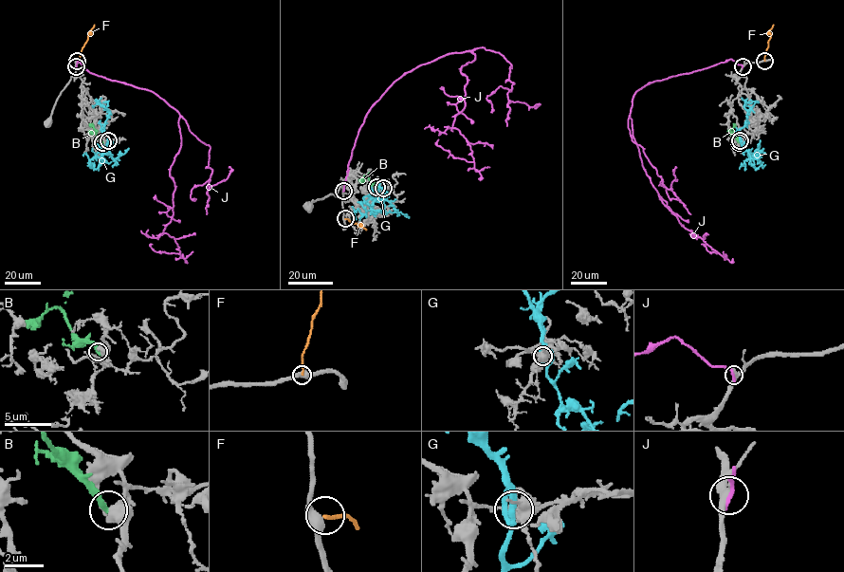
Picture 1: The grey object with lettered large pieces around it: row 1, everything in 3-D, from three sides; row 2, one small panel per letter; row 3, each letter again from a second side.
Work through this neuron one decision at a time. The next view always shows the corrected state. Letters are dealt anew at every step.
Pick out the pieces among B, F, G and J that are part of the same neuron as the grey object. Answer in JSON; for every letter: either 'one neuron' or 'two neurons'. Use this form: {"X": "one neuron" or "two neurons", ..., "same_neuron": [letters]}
{"B": "two neurons", "F": "two neurons", "G": "two neurons", "J": "two neurons", "same_neuron": []}

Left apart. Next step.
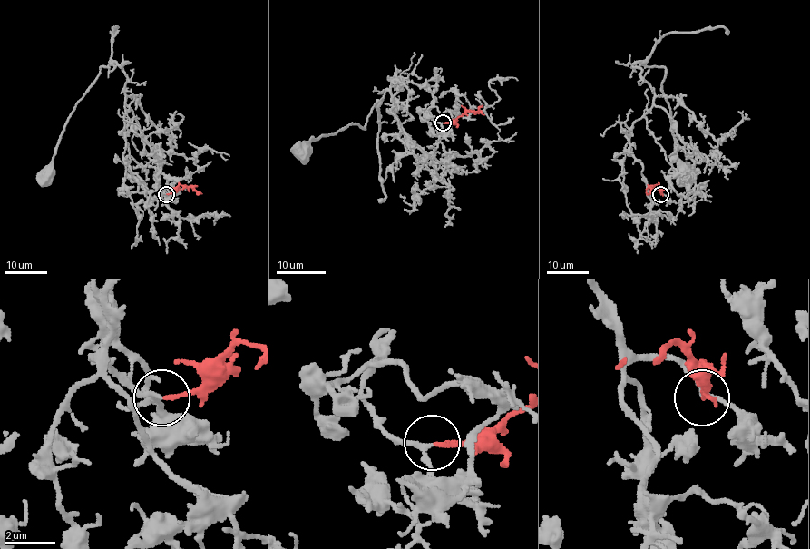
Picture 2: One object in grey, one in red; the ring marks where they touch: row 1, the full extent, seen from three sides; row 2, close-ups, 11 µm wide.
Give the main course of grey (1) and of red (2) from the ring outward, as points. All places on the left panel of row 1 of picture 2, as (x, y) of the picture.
1: (167, 194), (154, 187), (161, 163), (123, 118), (126, 77), (116, 62), (99, 68), (44, 174)
2: (167, 194), (180, 185), (190, 187), (199, 194), (200, 192)

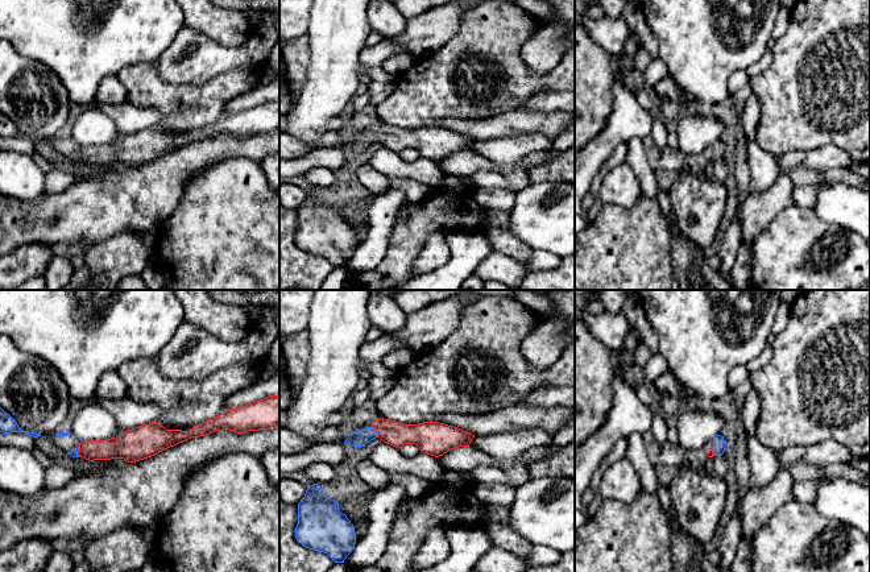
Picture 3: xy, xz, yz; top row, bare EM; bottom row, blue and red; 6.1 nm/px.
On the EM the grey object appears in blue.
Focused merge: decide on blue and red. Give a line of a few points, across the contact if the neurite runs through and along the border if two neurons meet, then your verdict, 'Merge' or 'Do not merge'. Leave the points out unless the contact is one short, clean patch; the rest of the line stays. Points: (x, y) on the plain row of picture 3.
Line: xz (359, 142), (377, 136), (397, 139). Merge

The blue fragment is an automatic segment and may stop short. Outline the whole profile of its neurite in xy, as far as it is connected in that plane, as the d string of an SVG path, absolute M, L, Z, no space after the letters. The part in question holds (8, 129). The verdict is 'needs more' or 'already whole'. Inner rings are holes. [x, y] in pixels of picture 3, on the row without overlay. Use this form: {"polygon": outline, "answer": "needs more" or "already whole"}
{"polygon": "M0 112L0 137L3 137L3 138L11 138L11 137L18 137L18 136L20 137L25 137L25 138L28 138L28 140L30 140L33 142L41 141L40 138L36 138L36 137L22 136L18 132L17 127Z", "answer": "already whole"}

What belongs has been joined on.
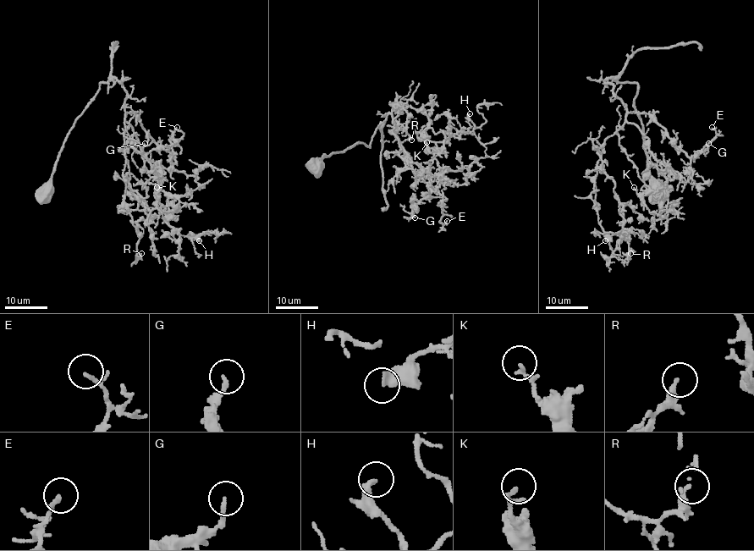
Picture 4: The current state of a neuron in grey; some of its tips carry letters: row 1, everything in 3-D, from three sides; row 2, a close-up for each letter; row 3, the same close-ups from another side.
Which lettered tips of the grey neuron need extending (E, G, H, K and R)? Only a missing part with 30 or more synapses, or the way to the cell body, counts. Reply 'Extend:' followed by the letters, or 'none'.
Extend: none

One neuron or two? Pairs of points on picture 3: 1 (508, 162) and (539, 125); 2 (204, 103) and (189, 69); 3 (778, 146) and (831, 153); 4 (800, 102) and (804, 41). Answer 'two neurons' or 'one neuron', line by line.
1: two neurons
2: two neurons
3: two neurons
4: one neuron

